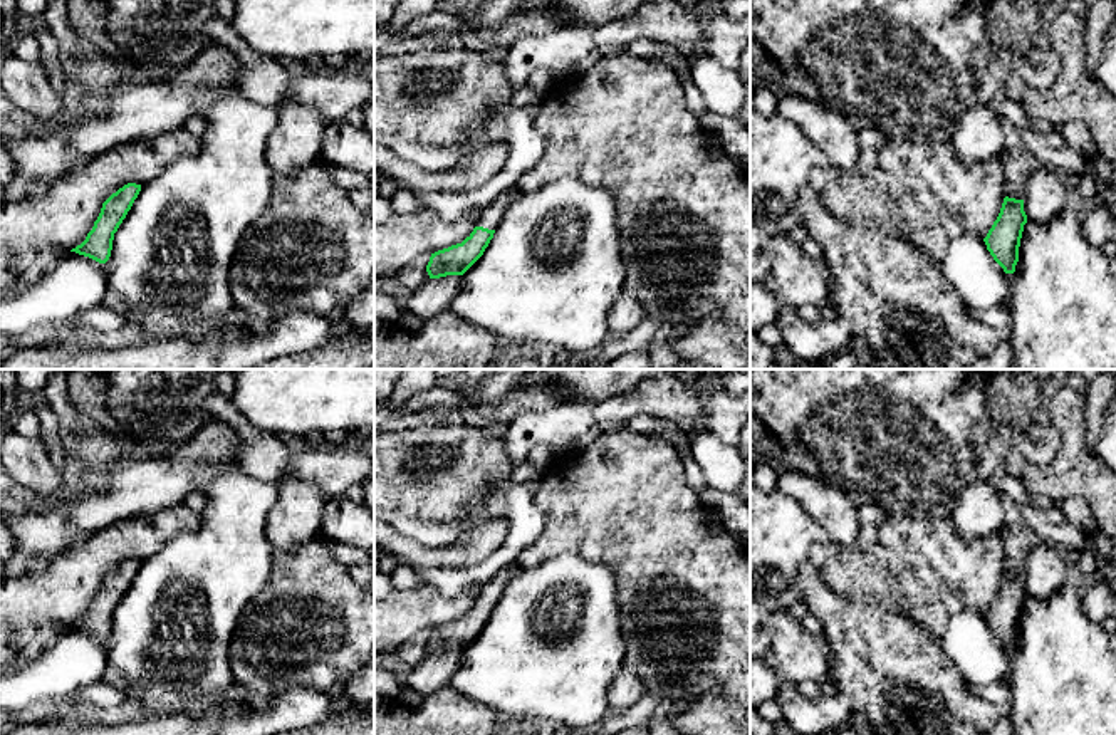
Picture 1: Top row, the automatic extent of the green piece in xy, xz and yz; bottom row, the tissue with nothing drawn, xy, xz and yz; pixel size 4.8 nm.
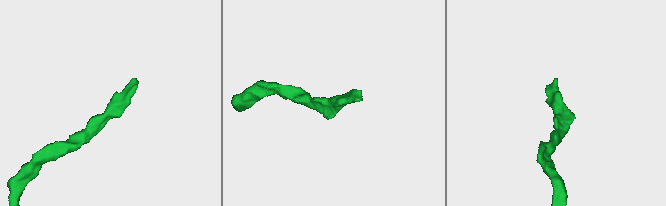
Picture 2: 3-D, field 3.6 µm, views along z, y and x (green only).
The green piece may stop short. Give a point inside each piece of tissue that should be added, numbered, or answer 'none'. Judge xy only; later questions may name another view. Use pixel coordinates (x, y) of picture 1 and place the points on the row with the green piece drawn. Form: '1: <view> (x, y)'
none

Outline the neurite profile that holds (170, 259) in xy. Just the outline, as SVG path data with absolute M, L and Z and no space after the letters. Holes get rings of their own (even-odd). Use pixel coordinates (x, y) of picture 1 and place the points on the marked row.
M235 94L218 99L203 116L206 129L200 151L180 156L141 186L104 263L109 292L126 302L123 315L128 324L186 337L186 326L201 322L201 337L188 337L195 342L213 339L230 327L218 321L233 309L228 270L245 230L270 201L274 173L265 151L279 109Z

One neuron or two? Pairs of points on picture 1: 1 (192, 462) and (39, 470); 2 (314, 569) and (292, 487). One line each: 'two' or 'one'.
1: two
2: two

